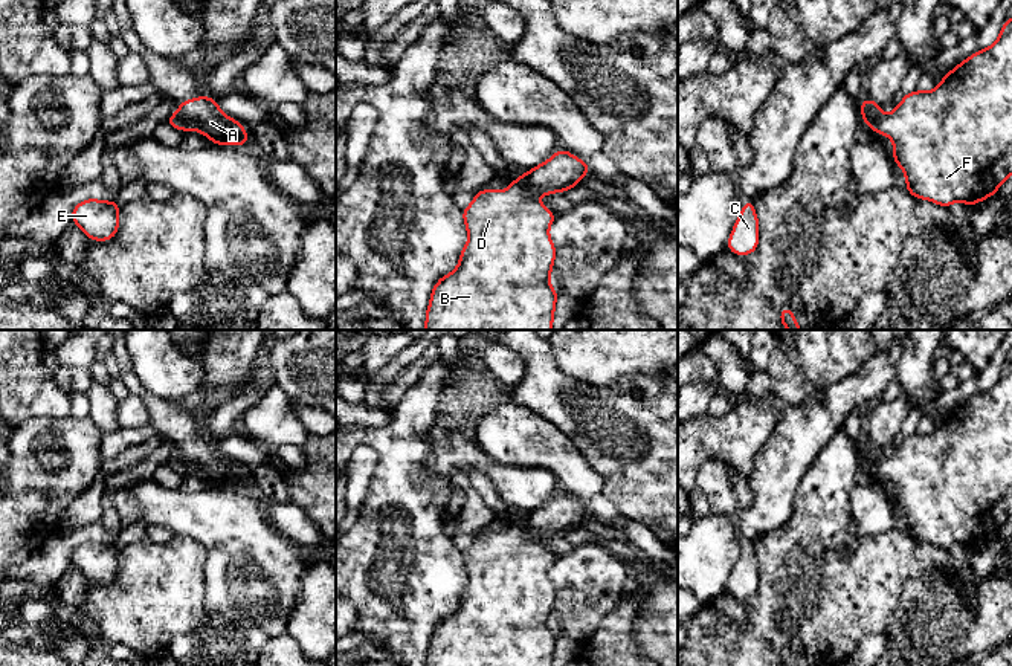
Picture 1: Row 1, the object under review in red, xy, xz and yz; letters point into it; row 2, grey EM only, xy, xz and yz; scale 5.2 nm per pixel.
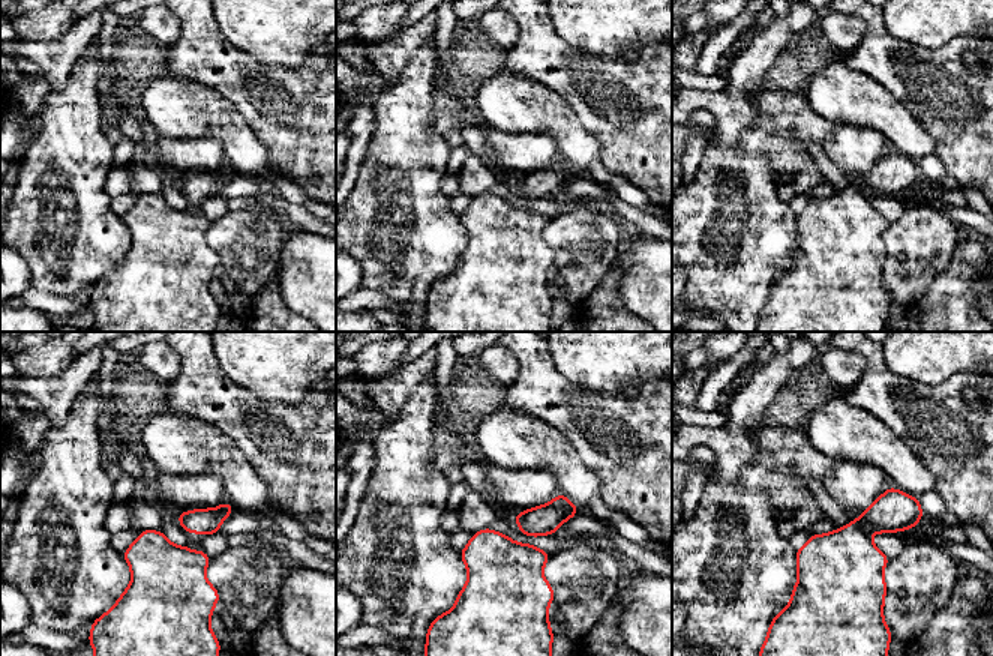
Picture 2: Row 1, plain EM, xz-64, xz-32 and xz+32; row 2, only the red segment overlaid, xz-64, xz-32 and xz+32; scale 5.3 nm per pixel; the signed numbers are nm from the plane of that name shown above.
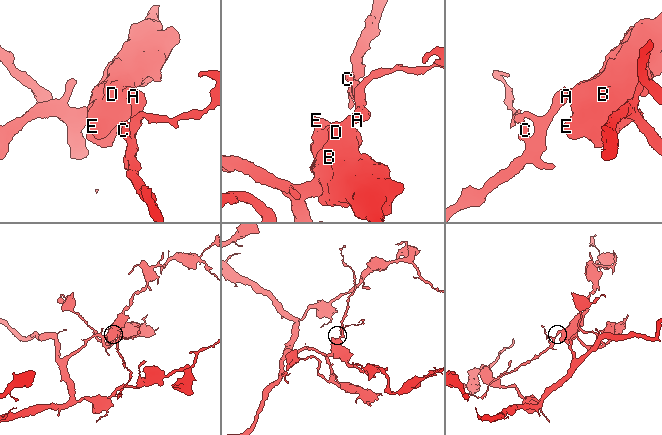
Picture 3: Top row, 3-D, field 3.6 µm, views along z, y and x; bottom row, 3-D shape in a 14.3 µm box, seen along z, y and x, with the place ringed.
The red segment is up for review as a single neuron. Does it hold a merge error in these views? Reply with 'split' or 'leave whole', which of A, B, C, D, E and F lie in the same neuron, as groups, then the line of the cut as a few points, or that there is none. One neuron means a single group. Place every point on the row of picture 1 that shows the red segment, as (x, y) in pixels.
split | A C / B D E F | xz (521, 176), (533, 196)

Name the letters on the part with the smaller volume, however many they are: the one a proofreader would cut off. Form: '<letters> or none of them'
A, C

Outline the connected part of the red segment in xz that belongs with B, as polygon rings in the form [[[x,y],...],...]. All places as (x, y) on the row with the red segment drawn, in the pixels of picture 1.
[[[522,177],[504,191],[482,189],[462,211],[469,240],[458,267],[437,281],[426,312],[424,330],[553,330],[559,292],[550,286],[556,247],[548,235],[556,214],[530,194]]]

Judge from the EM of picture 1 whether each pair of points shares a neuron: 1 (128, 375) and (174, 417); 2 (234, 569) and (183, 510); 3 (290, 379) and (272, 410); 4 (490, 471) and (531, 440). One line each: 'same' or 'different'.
1: same
2: same
3: different
4: different

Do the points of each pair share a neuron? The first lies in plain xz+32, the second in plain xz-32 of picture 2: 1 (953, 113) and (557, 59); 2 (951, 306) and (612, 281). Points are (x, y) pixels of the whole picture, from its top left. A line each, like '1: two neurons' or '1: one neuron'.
1: one neuron
2: one neuron

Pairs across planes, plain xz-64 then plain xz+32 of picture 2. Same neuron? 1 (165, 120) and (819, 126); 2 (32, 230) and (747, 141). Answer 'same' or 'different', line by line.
1: different
2: different

